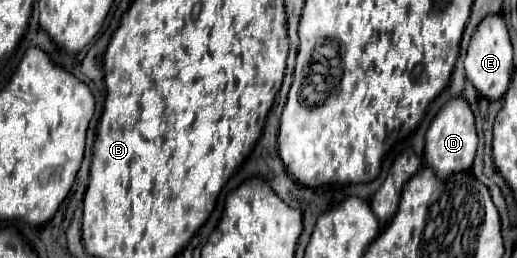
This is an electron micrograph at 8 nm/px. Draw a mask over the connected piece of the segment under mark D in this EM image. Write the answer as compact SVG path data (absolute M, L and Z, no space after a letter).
M464 97L450 99L432 119L426 131L426 147L424 147L424 161L438 177L452 175L456 171L466 171L472 167L474 155L478 147L478 135L474 127L474 115Z

